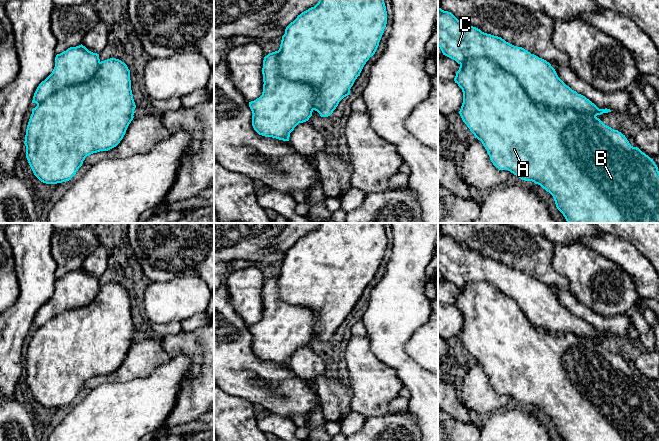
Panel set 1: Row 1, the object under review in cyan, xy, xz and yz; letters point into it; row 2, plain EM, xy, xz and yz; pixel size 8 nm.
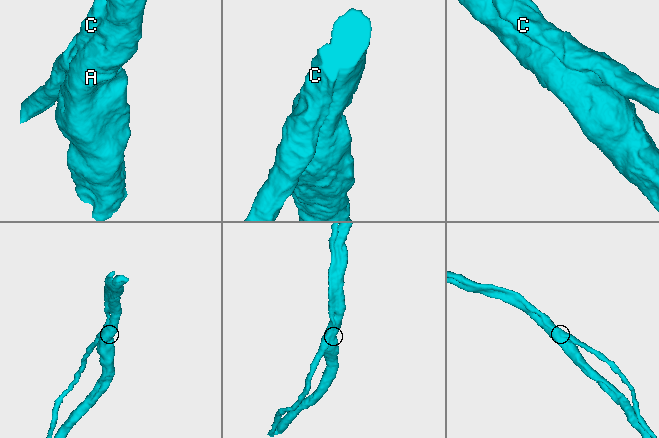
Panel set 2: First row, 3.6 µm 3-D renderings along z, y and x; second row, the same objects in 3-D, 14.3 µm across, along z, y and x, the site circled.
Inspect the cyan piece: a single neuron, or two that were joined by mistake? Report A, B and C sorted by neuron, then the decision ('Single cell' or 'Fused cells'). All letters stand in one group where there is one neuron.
Groups: A B C. Single cell

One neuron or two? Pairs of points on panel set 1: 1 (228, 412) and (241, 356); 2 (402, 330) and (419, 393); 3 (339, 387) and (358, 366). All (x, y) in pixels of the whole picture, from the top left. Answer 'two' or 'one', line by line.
1: two
2: one
3: two

